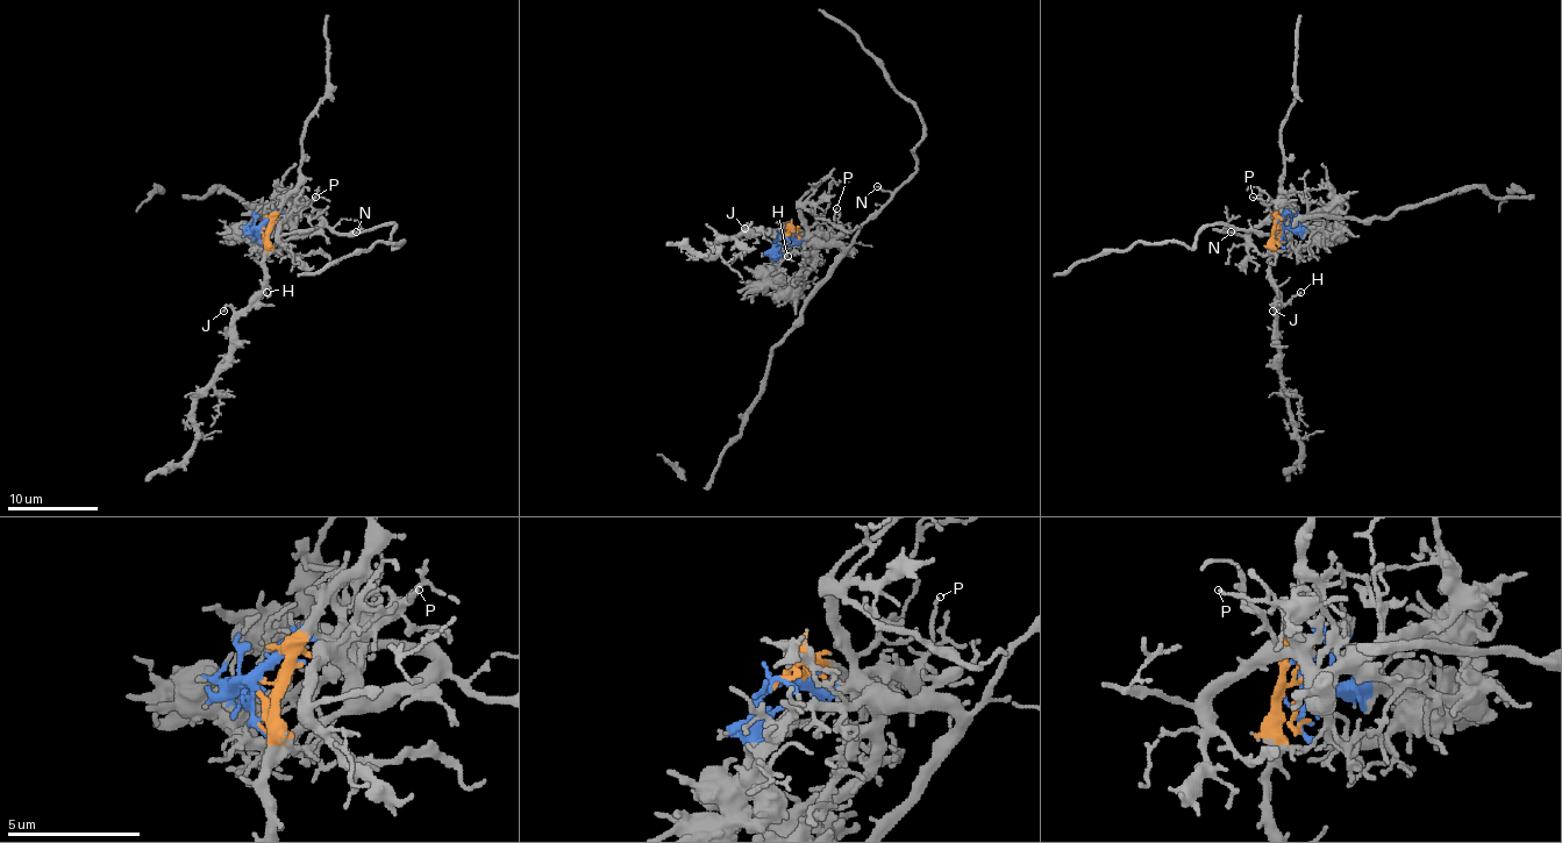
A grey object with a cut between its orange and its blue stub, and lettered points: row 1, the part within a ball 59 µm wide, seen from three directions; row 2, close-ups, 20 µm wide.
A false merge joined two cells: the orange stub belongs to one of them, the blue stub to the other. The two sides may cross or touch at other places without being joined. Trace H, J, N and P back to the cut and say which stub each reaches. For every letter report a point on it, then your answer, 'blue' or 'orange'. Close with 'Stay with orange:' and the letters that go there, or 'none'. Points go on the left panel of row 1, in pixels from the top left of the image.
H: at (266, 292); orange
J: at (223, 311); orange
N: at (356, 231); blue
P: at (315, 197); blue
Stay with orange: H, J

